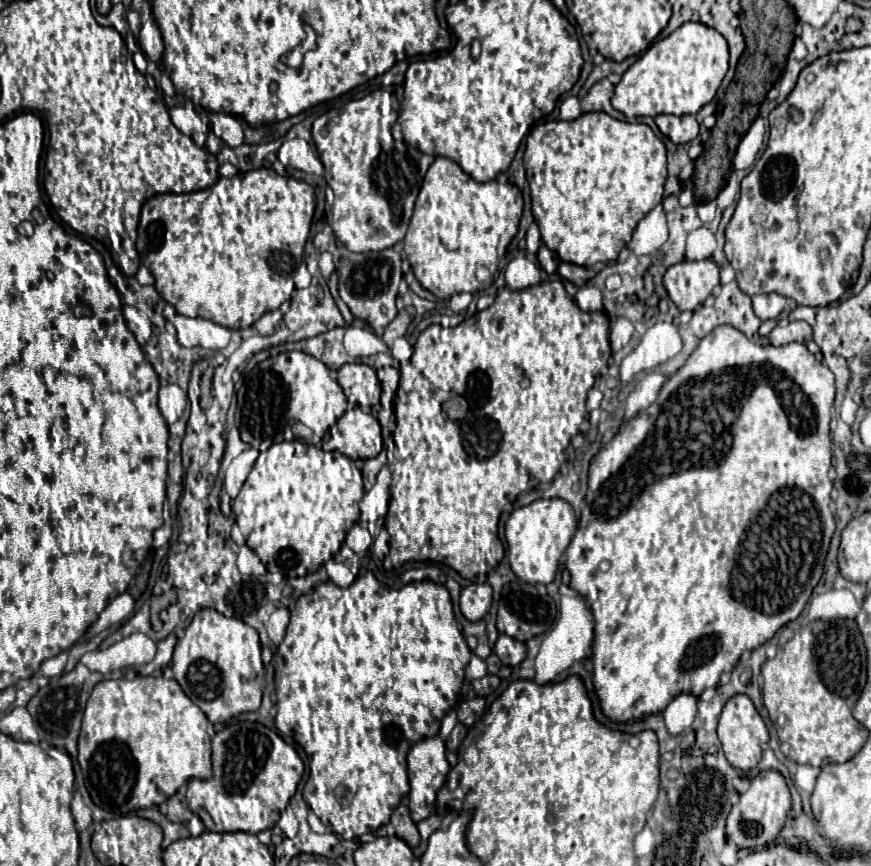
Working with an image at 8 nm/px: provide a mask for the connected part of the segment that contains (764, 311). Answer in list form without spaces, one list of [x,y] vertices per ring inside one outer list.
[[[766,293],[766,295],[754,295],[752,297],[752,307],[754,307],[754,313],[762,319],[762,321],[768,321],[768,319],[776,319],[784,307],[788,305],[788,299],[778,295],[778,293]]]

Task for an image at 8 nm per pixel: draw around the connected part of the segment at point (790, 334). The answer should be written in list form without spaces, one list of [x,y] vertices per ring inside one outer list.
[[[806,321],[780,323],[768,335],[768,341],[776,347],[782,347],[788,343],[808,343],[810,339],[812,339],[812,327]]]

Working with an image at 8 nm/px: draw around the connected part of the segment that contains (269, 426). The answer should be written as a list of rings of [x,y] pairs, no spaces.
[[[288,351],[280,353],[276,359],[258,363],[244,375],[244,383],[238,389],[238,409],[242,413],[242,441],[258,451],[266,451],[270,445],[284,439],[286,425],[292,421],[312,431],[308,443],[320,445],[328,427],[346,411],[346,397],[322,361],[304,351]]]

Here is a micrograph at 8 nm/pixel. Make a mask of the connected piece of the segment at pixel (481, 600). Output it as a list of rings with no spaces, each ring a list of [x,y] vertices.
[[[472,583],[462,589],[460,609],[468,621],[480,621],[490,611],[492,587],[488,583]]]

